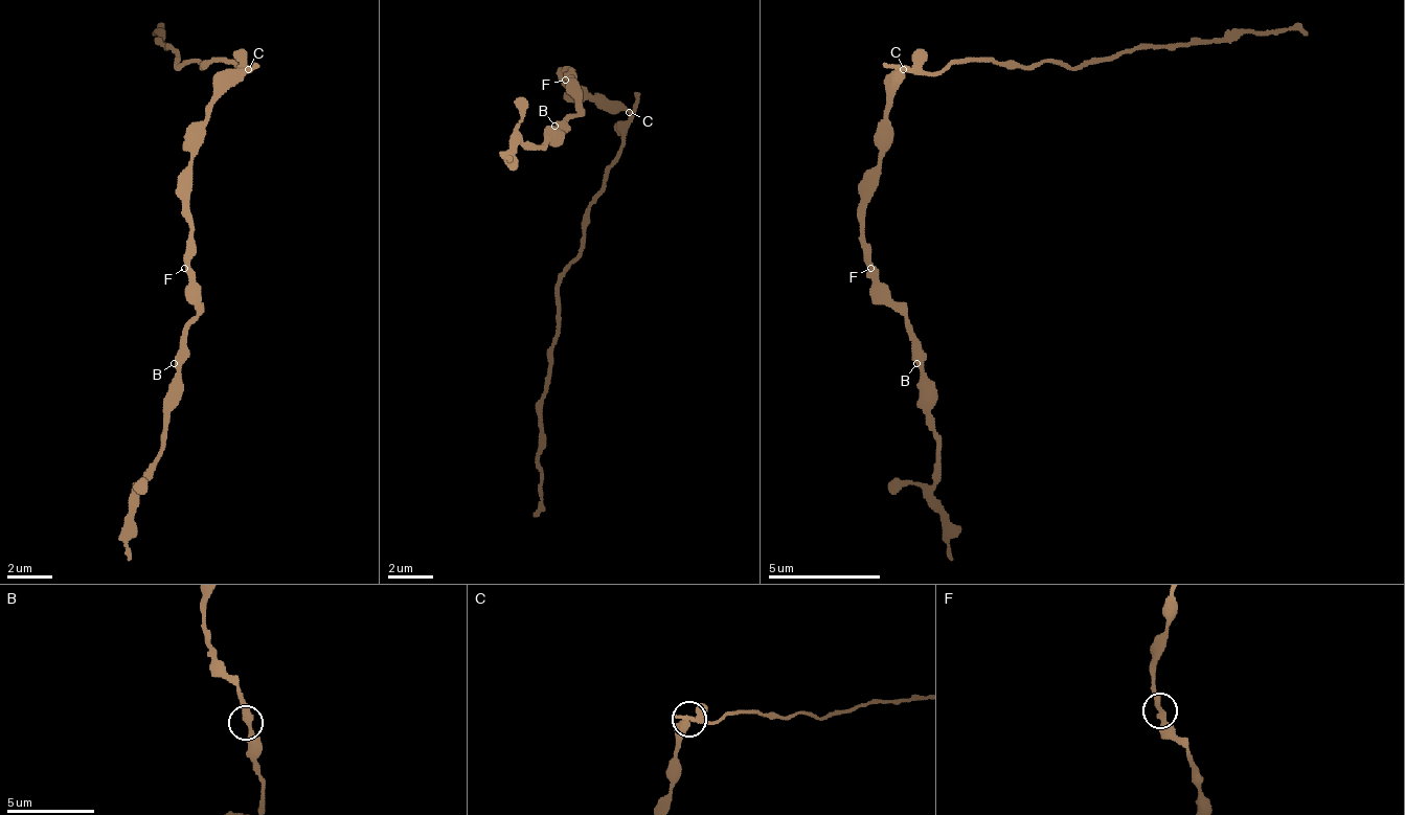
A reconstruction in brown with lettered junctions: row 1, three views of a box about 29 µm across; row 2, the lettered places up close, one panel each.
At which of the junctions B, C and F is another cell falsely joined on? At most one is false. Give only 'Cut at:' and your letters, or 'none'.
Cut at: C

